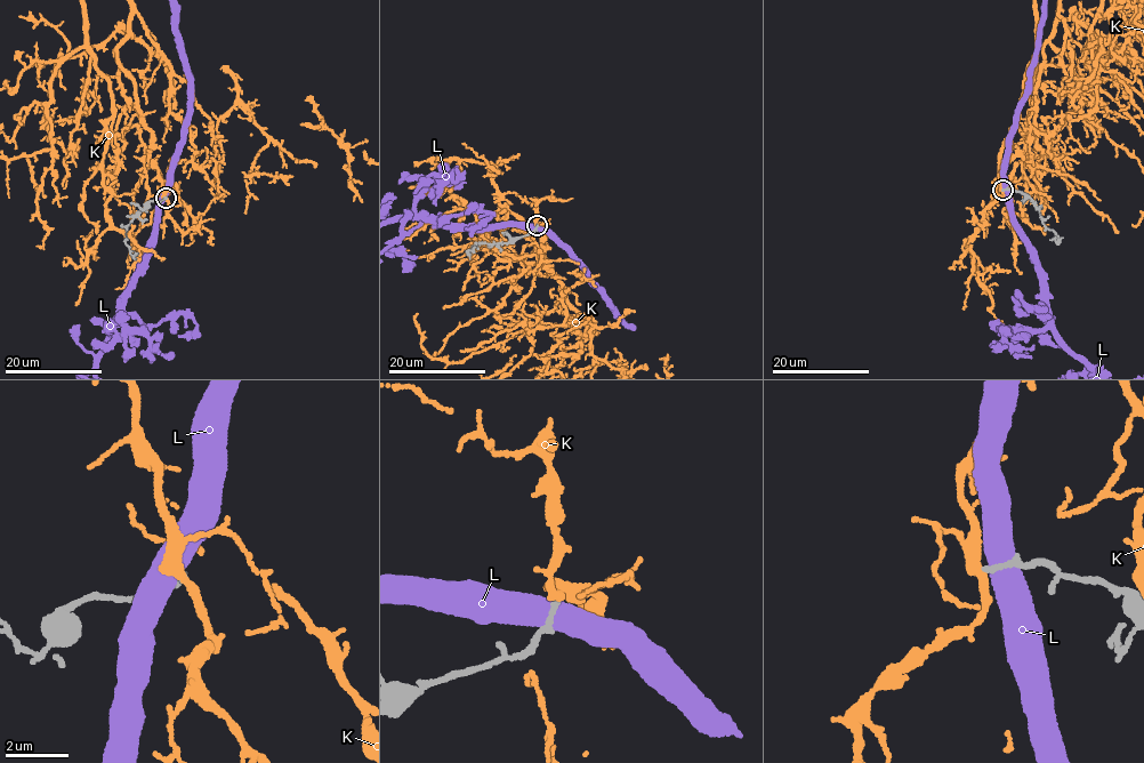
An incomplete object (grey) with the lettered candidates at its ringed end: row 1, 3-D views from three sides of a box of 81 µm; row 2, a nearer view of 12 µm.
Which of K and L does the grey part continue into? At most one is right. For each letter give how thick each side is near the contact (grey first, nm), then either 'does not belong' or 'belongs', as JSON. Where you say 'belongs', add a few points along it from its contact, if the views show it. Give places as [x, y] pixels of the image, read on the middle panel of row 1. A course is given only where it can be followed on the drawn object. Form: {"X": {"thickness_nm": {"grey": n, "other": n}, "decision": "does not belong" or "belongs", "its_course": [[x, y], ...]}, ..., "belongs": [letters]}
{"K": {"thickness_nm": {"grey": 190, "other": 360}, "decision": "does not belong"}, "L": {"thickness_nm": {"grey": 240, "other": 550}, "decision": "does not belong"}, "belongs": []}

